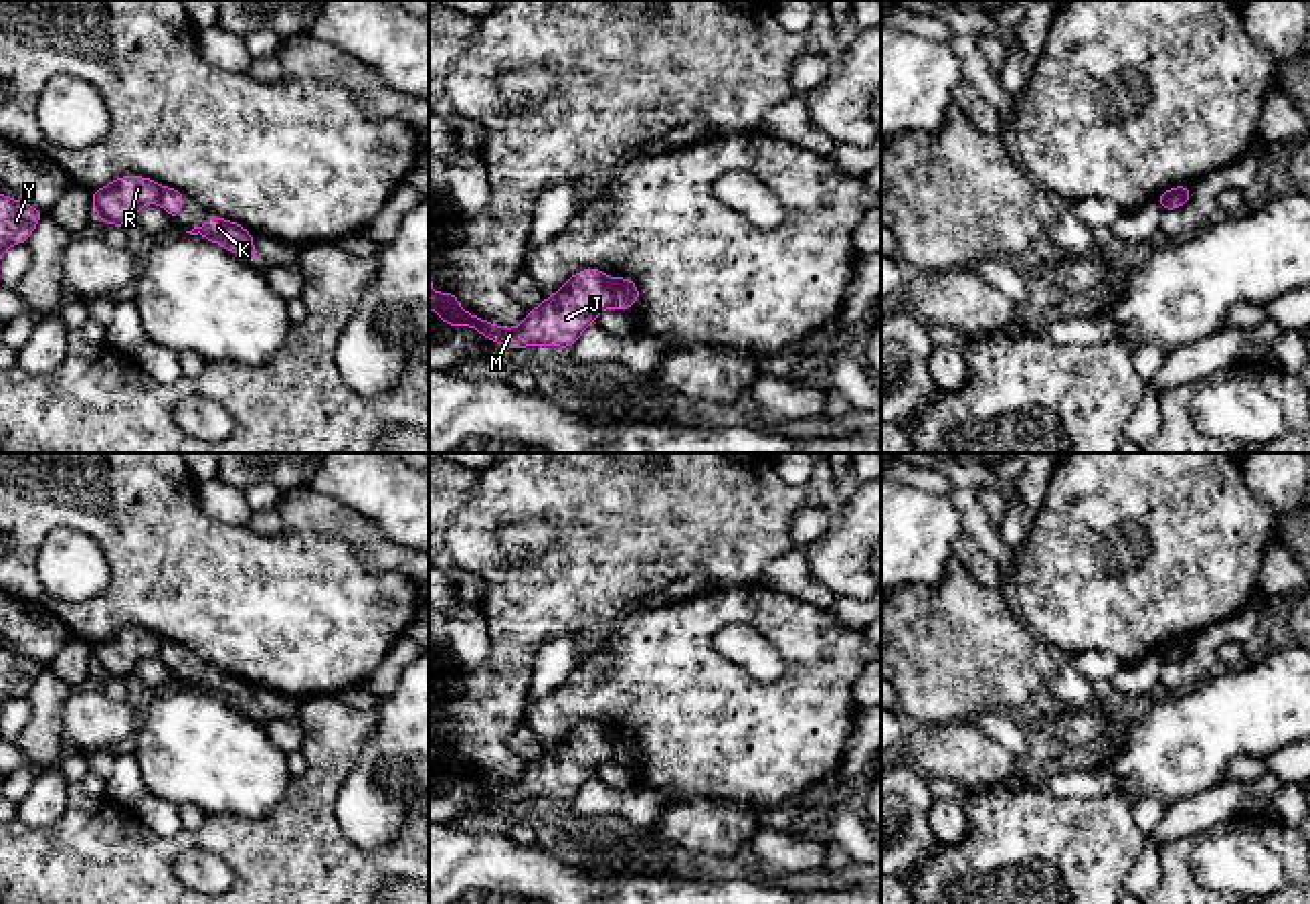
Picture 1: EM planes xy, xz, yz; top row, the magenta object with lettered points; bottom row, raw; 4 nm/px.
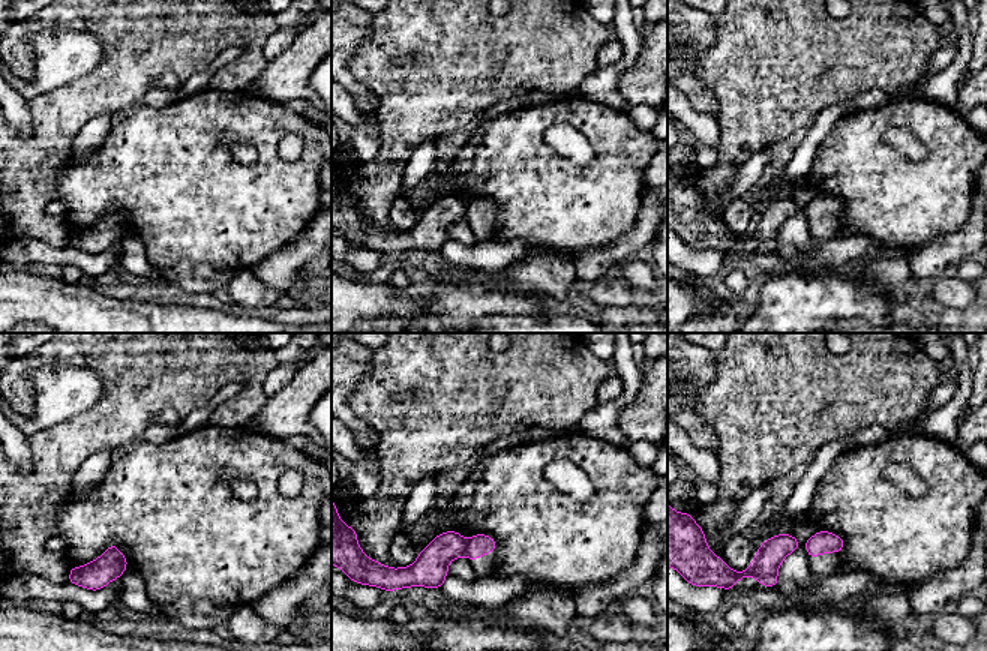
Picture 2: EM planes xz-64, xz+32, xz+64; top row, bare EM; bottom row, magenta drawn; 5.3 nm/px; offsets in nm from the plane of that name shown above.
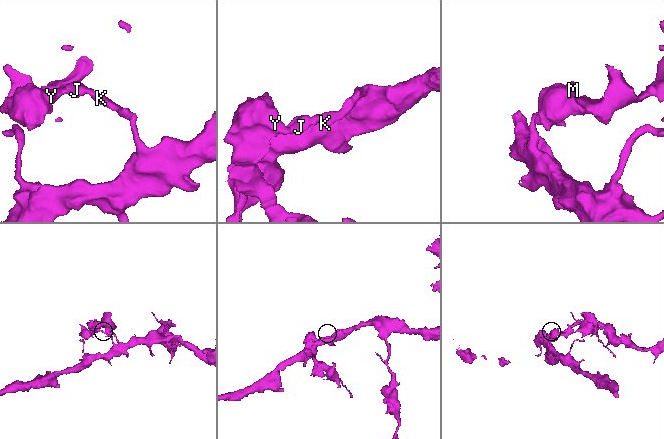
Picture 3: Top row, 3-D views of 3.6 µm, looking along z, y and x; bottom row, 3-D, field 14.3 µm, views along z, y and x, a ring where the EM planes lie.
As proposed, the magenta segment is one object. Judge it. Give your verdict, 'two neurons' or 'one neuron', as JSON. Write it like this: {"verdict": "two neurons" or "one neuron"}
{"verdict": "two neurons"}

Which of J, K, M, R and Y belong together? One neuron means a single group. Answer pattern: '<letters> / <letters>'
J M R Y / K

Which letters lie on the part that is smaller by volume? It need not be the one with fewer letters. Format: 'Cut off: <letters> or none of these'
Cut off: J, M, R, Y

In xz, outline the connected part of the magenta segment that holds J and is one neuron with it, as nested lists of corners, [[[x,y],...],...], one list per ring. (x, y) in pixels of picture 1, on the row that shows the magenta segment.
[[[429,257],[429,307],[451,328],[473,326],[481,336],[507,346],[560,346],[572,348],[580,334],[596,322],[602,309],[613,305],[611,277],[594,267],[572,275],[542,305],[528,311],[518,328],[503,328],[465,313],[453,291],[431,291],[431,257]]]

